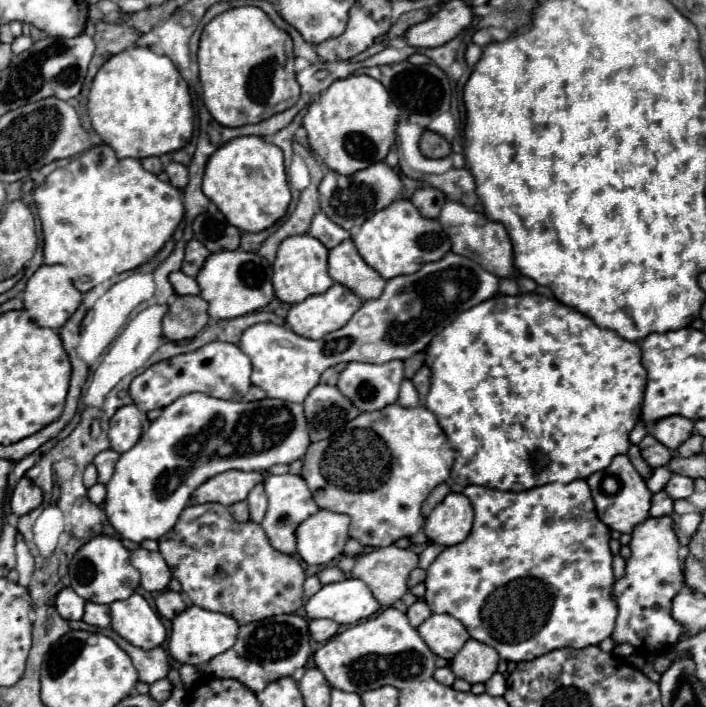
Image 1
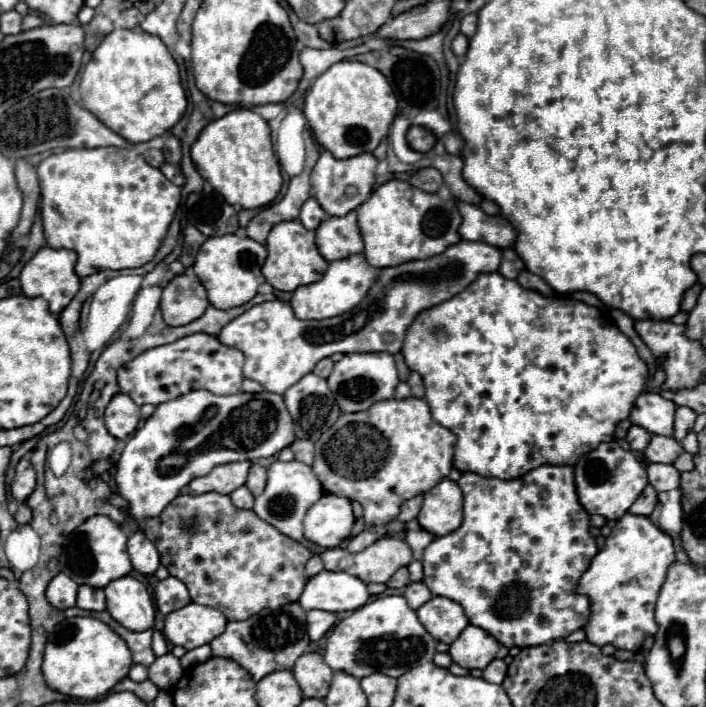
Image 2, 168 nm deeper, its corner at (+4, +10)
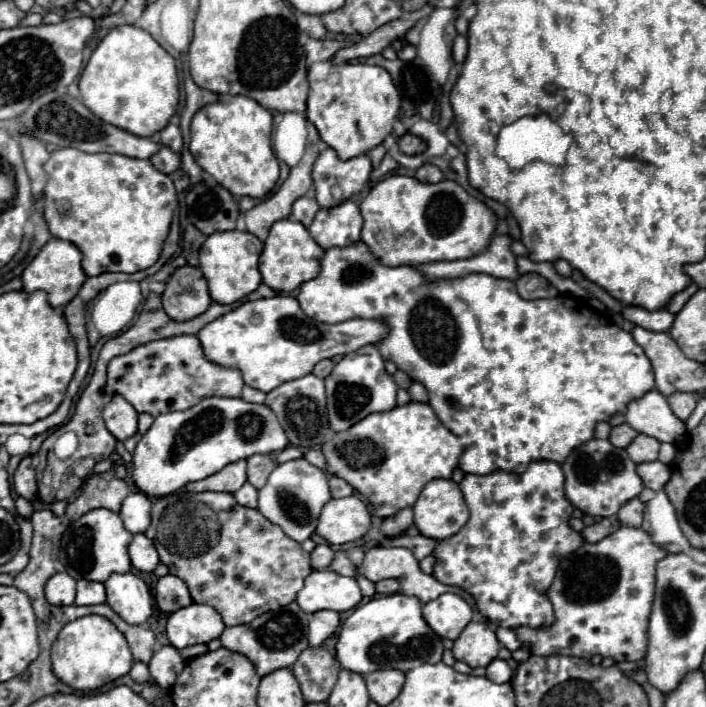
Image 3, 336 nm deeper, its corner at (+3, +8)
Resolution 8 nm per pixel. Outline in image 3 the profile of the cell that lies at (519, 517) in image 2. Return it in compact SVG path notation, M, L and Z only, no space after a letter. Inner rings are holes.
M549 460L533 462L523 474L465 474L459 486L469 508L469 520L455 536L437 542L437 548L433 552L433 576L441 584L457 586L469 592L475 598L477 612L491 624L499 624L509 630L517 630L521 626L543 628L553 624L555 614L547 592L557 576L559 560L577 552L583 544L583 536L569 528L569 518L573 516L575 508L565 498L563 484L565 476L561 466Z

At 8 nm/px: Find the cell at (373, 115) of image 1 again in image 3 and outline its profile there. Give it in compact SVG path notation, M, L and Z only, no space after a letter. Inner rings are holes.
M345 62L341 66L333 66L331 72L337 78L335 82L311 82L305 114L317 128L321 140L333 148L341 160L349 160L367 154L393 132L393 122L399 114L401 98L385 68Z

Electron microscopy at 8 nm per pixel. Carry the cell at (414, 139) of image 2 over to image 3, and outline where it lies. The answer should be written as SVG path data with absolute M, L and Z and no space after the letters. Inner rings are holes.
M407 132L405 136L399 138L399 150L403 154L421 154L421 152L425 152L425 148L427 148L427 144L415 134Z

